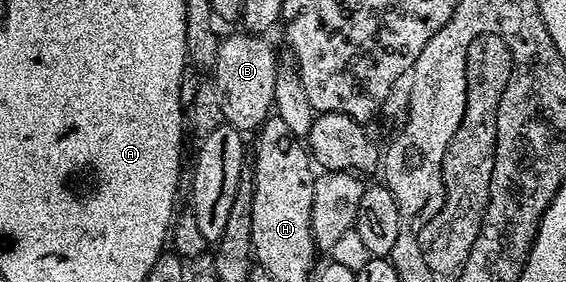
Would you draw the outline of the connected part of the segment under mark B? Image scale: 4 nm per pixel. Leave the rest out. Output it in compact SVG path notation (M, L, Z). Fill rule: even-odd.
M260 33L224 35L218 45L218 57L214 68L214 84L224 114L224 122L241 133L255 132L274 107L274 81L276 80L276 51Z

